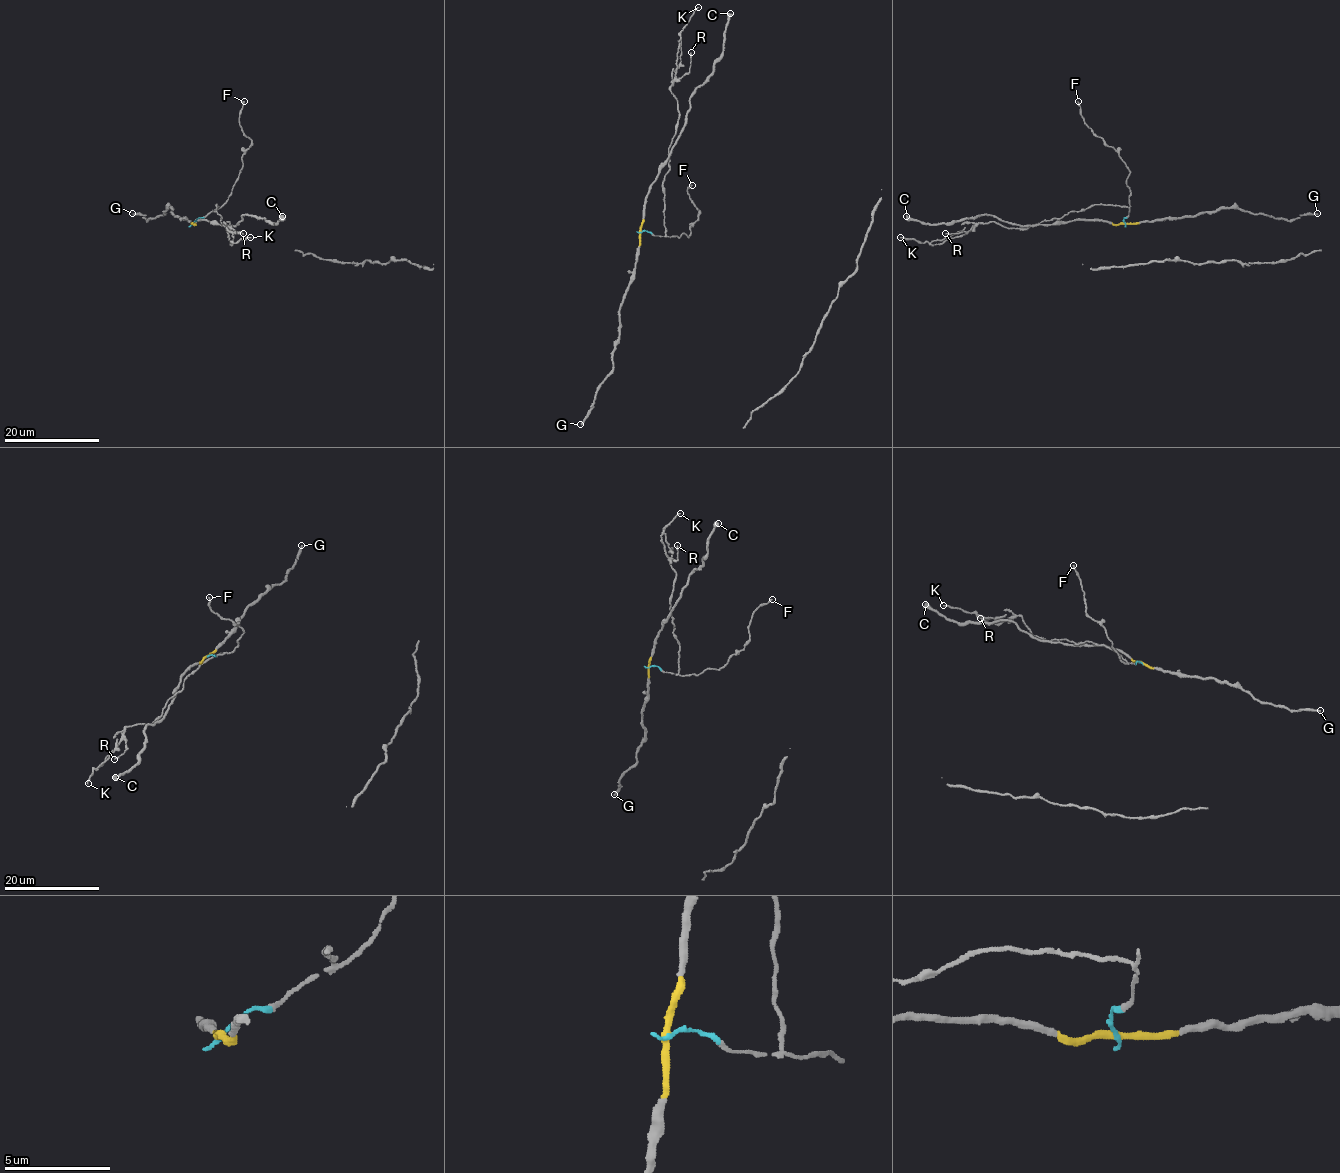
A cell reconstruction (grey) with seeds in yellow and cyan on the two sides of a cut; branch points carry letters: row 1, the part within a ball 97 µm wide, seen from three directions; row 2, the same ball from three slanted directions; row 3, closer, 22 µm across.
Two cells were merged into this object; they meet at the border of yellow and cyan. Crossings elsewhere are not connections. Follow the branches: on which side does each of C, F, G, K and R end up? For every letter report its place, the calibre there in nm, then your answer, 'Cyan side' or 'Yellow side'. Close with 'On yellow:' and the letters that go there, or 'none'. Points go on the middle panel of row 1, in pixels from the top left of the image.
C: Place: (730, 13). Thickness 600 nm. Yellow side
F: Place: (692, 185). Thickness 200 nm. Cyan side
G: Place: (580, 424). Thickness 240 nm. Yellow side
K: Place: (698, 7). Thickness 160 nm. Cyan side
R: Place: (691, 52). Thickness 180 nm. Cyan side
On yellow: C, G

